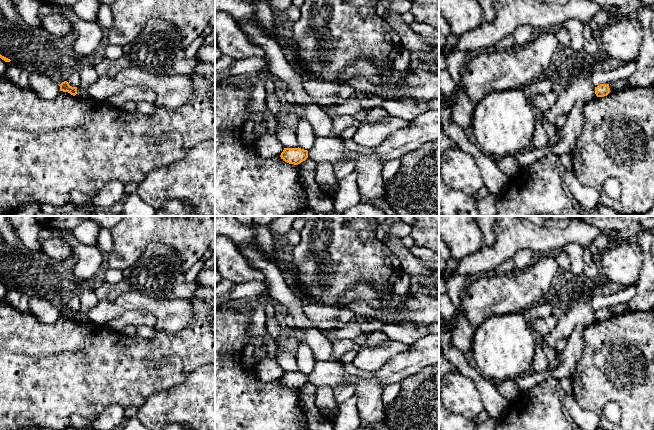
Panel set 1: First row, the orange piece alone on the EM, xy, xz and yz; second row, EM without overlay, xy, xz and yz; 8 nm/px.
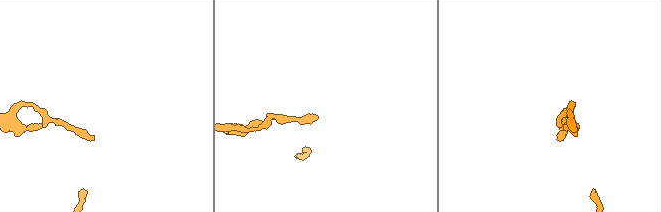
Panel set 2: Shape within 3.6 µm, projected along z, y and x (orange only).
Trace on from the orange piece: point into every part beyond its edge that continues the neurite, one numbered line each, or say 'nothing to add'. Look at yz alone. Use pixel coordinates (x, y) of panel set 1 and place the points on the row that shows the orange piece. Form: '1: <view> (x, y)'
nothing to add

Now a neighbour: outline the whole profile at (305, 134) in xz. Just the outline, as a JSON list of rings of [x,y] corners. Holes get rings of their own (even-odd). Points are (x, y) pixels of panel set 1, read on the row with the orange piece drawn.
[[[301,118],[295,130],[299,148],[309,151],[313,148],[316,135],[306,118]]]

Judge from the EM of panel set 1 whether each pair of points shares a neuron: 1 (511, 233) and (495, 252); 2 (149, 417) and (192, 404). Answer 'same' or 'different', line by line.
1: same
2: same

